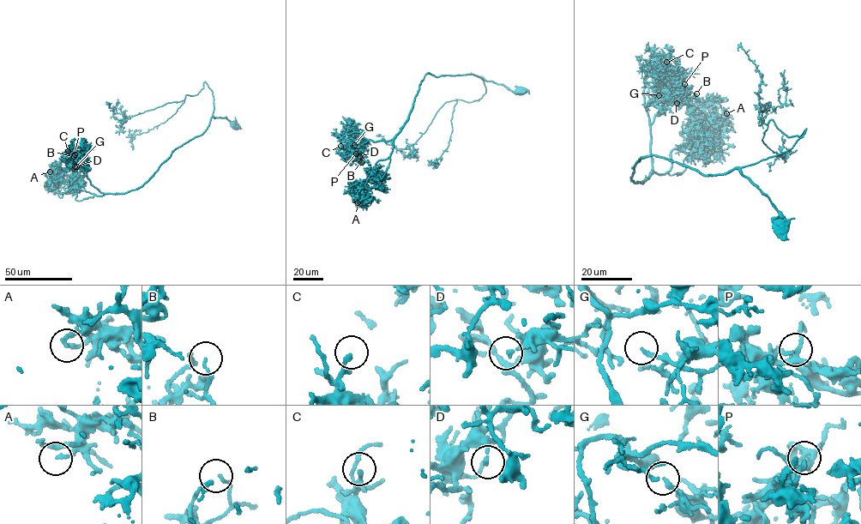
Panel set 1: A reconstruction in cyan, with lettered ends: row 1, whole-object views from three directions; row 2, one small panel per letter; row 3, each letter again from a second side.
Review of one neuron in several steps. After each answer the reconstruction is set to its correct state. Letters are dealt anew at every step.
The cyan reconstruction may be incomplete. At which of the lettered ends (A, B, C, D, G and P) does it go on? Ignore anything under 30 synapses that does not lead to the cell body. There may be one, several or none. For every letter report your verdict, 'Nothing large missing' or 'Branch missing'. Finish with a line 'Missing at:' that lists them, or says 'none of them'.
A: Nothing large missing
B: Nothing large missing
C: Nothing large missing
D: Nothing large missing
G: Nothing large missing
P: Branch missing
Missing at: P

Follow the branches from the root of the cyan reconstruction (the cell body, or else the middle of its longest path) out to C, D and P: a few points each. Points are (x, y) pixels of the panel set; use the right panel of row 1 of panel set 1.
C: (779, 222), (737, 167), (703, 174), (653, 154), (630, 180), (651, 171), (653, 88), (668, 80), (666, 62)
D: (779, 222), (737, 167), (703, 174), (653, 154), (630, 180), (652, 169), (655, 92), (677, 103)
P: (779, 222), (737, 167), (703, 174), (653, 154), (630, 180), (652, 169), (655, 92), (684, 84)

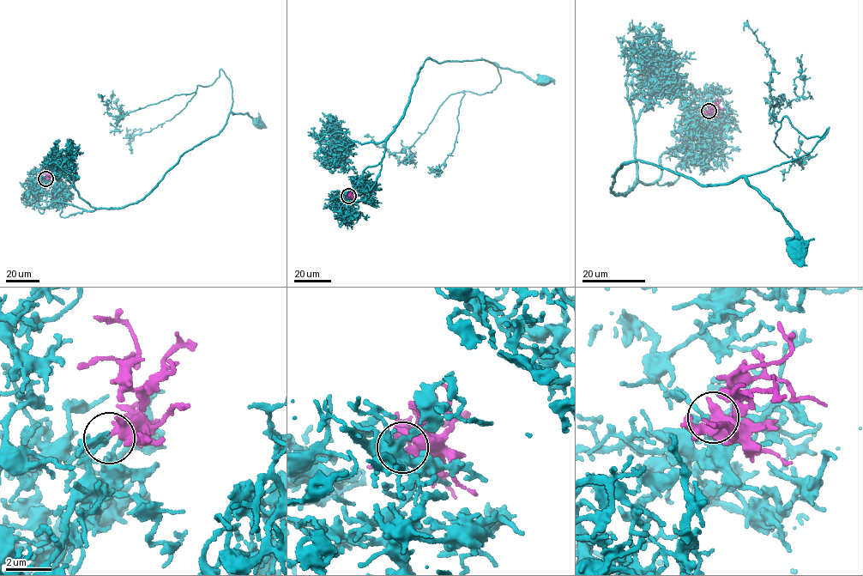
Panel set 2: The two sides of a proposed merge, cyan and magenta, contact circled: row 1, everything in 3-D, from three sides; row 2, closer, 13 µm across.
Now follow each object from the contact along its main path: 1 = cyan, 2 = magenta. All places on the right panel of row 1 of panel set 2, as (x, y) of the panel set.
1: (709, 111), (663, 152), (658, 179), (611, 190), (637, 160), (702, 186), (744, 178), (796, 244)
2: (709, 111), (711, 111), (711, 106), (719, 103), (717, 98)

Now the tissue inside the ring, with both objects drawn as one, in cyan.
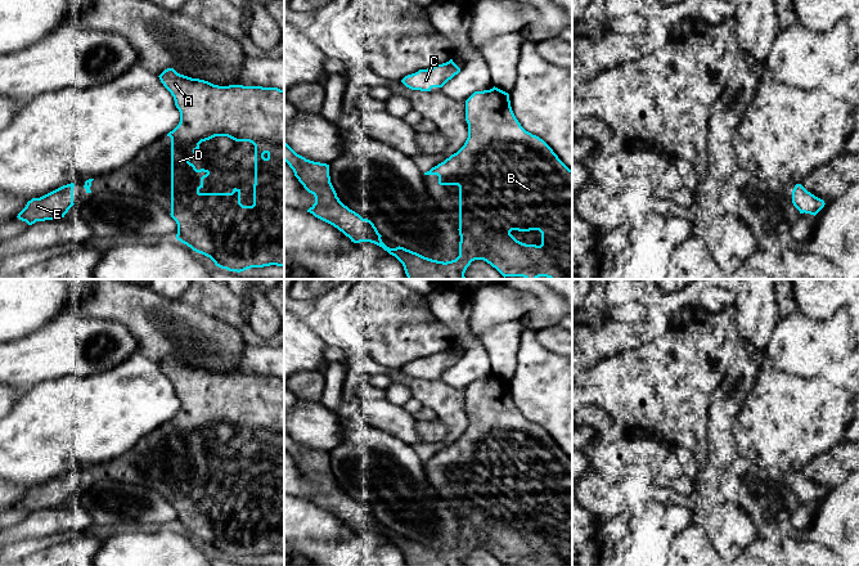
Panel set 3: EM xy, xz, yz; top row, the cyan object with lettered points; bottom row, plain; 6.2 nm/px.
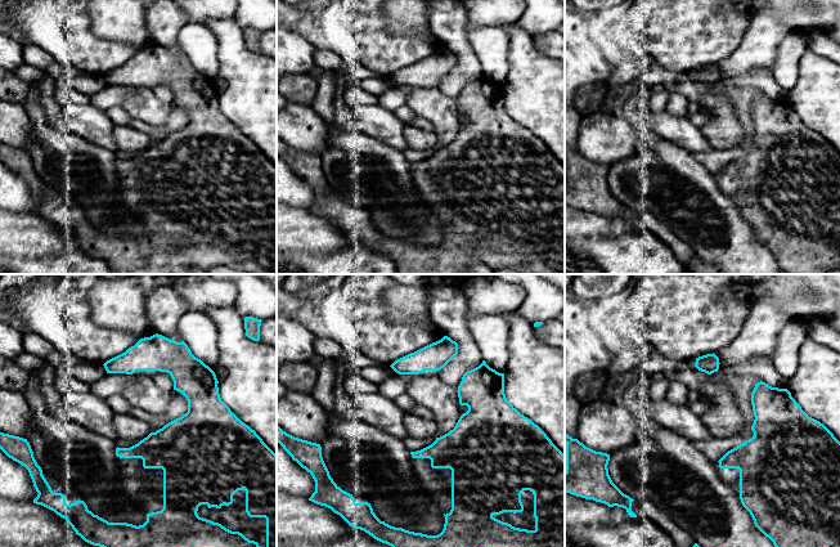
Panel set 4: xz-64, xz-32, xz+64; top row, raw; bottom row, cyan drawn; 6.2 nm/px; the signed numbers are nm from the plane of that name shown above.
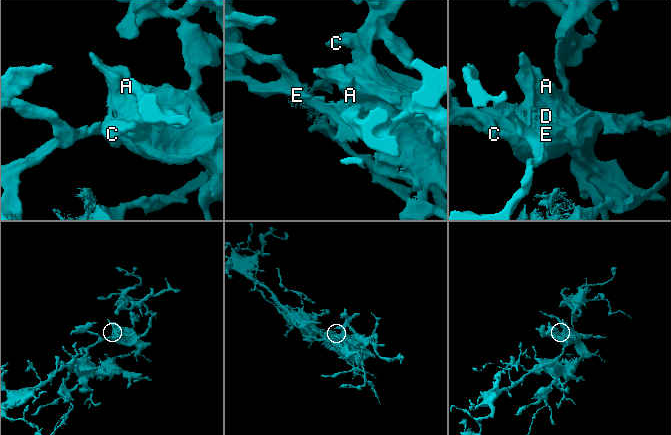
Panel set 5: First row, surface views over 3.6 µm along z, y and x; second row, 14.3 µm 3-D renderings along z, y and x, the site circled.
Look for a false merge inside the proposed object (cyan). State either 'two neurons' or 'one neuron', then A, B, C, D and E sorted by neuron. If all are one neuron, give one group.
one neuron | A B C D E

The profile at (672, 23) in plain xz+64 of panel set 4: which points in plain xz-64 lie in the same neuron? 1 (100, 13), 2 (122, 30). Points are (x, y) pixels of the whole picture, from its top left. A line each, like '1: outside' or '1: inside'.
1: outside
2: outside

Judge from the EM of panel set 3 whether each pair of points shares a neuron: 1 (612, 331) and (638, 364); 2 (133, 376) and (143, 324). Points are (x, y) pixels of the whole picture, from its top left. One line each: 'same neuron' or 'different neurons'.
1: different neurons
2: different neurons

